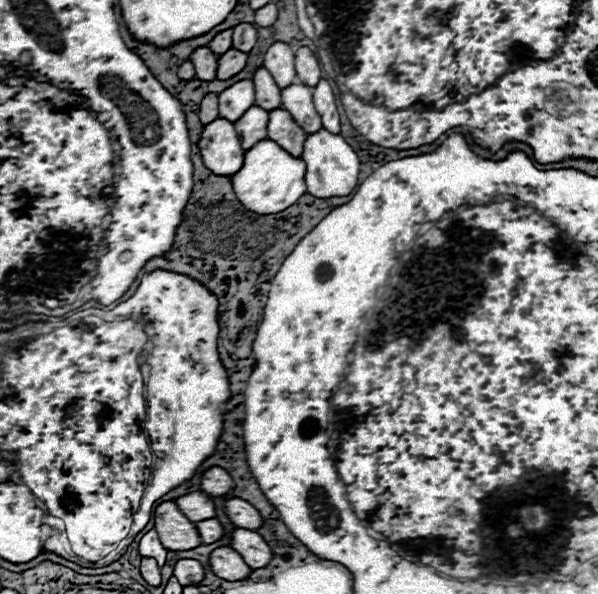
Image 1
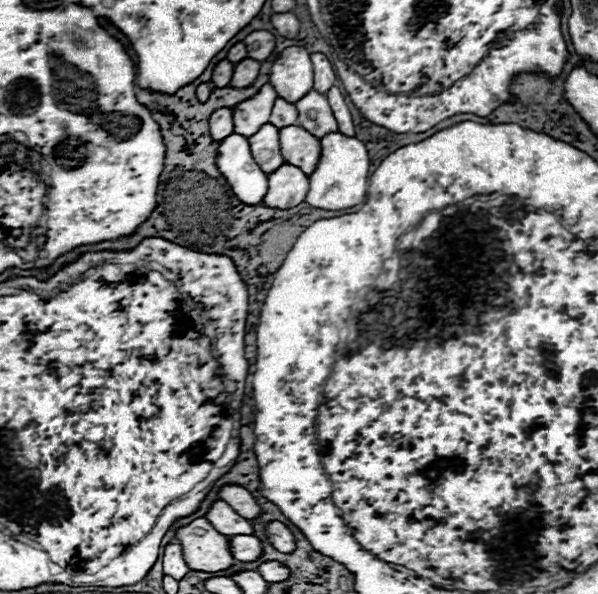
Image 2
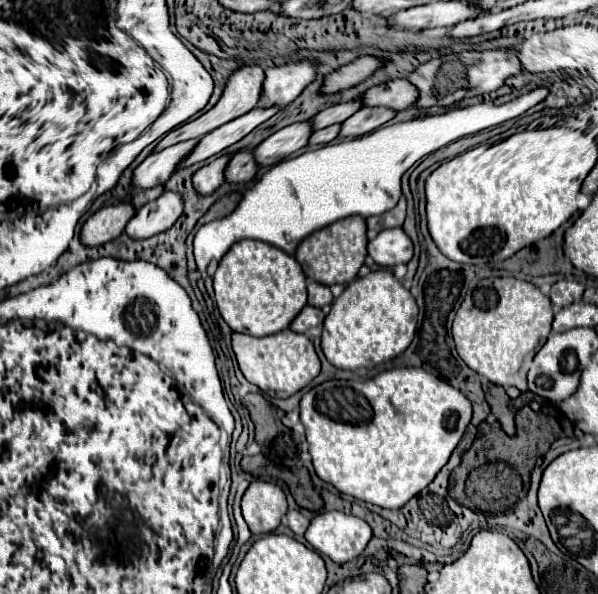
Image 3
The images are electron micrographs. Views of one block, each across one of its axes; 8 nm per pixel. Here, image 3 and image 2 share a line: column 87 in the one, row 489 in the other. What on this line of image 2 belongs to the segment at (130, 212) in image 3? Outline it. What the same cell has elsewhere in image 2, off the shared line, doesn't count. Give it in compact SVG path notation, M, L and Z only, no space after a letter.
M222 486L218 494L226 504L230 504L246 520L254 520L262 512L262 508L254 500L254 496L248 490L244 490L242 486Z

